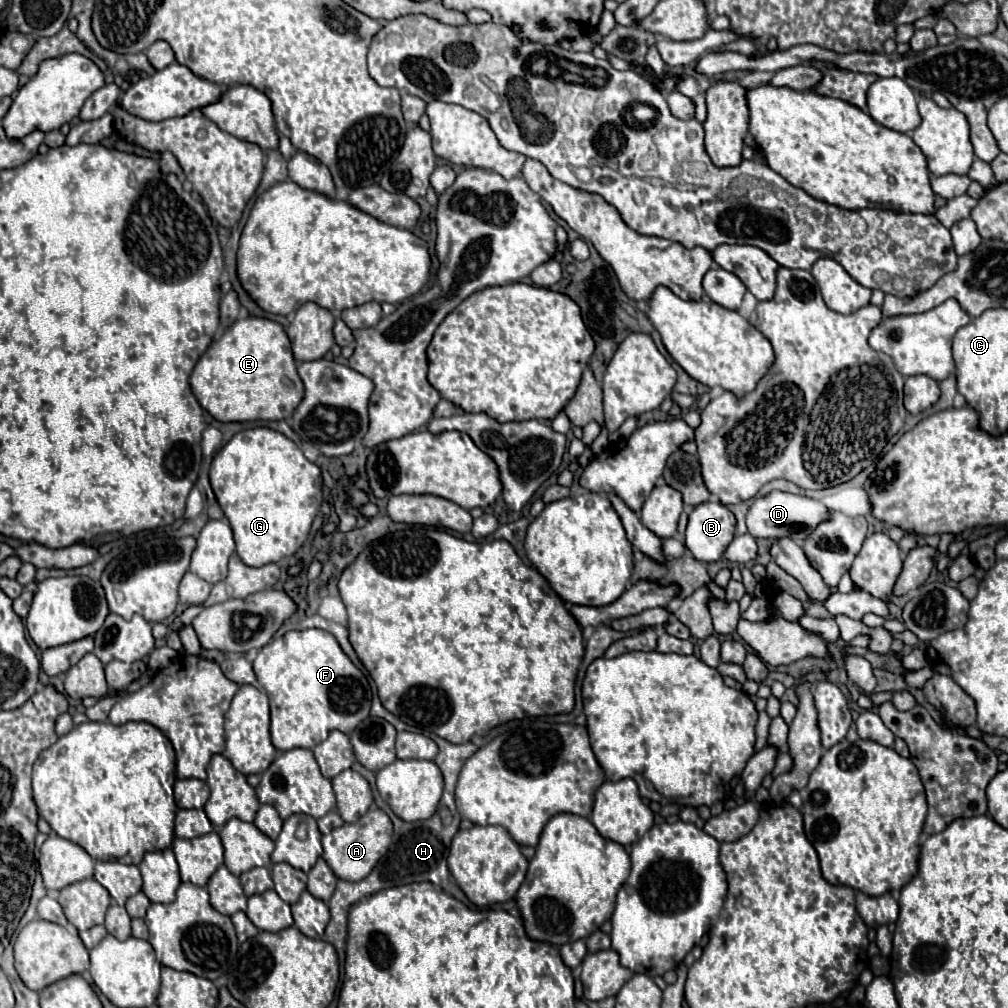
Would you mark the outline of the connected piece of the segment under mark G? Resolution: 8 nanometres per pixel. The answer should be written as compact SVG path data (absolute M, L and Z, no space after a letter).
M268 427L238 431L224 445L212 459L210 485L234 531L236 553L250 567L262 567L266 563L278 563L284 557L292 557L304 545L324 495L320 467L310 463L294 441Z

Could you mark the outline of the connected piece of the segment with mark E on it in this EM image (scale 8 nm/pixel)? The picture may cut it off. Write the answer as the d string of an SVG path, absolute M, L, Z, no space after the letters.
M248 315L246 319L234 321L220 339L212 341L212 345L198 359L192 375L190 387L200 405L218 421L276 421L292 417L294 409L304 397L304 385L296 373L296 361L290 349L290 339L284 327L278 321L262 319Z

